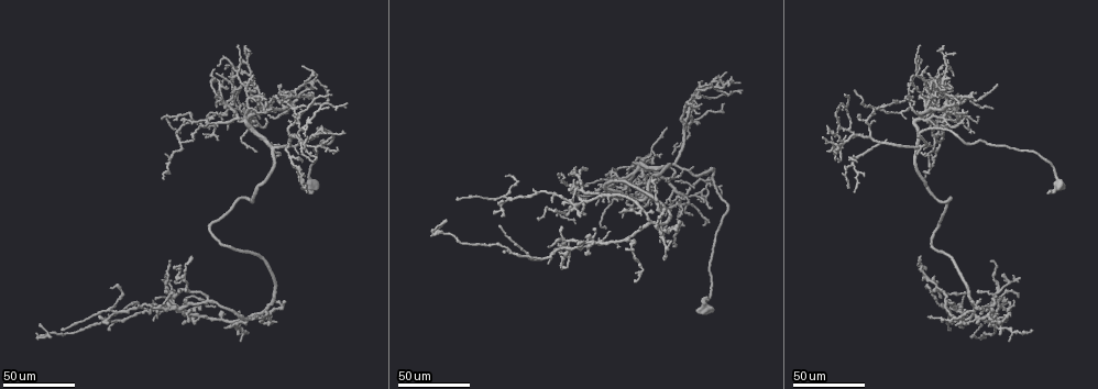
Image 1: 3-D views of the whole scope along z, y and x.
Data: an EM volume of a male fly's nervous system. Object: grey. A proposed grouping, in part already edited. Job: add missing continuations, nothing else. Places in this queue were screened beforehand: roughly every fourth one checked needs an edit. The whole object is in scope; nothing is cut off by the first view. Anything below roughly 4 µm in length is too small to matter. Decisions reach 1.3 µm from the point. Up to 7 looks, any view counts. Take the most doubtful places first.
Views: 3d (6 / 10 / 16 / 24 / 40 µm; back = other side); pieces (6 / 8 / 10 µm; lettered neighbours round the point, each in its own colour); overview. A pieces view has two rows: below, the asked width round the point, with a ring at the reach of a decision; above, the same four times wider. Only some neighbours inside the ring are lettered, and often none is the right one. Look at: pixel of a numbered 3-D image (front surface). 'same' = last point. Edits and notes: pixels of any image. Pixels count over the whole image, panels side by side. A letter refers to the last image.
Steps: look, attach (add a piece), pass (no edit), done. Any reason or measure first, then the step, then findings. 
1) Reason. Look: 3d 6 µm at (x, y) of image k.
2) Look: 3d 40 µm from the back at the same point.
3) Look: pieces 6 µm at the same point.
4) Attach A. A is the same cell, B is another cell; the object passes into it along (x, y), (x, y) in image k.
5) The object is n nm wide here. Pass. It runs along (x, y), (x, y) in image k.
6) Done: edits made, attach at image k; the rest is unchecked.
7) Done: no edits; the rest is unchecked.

Long arm stops here. Look: 3d 40 µm at (257, 102) of image 1.

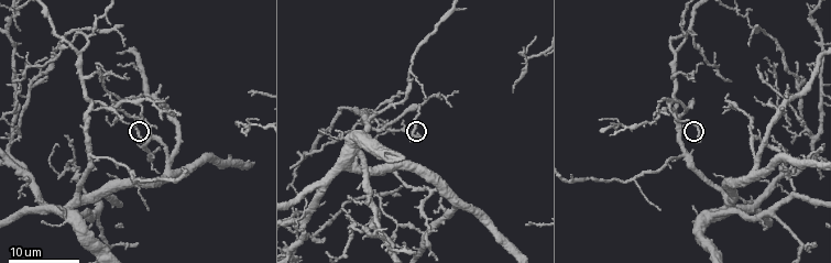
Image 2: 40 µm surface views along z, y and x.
Look: pieces 8 µm at (140, 140) of image 2.

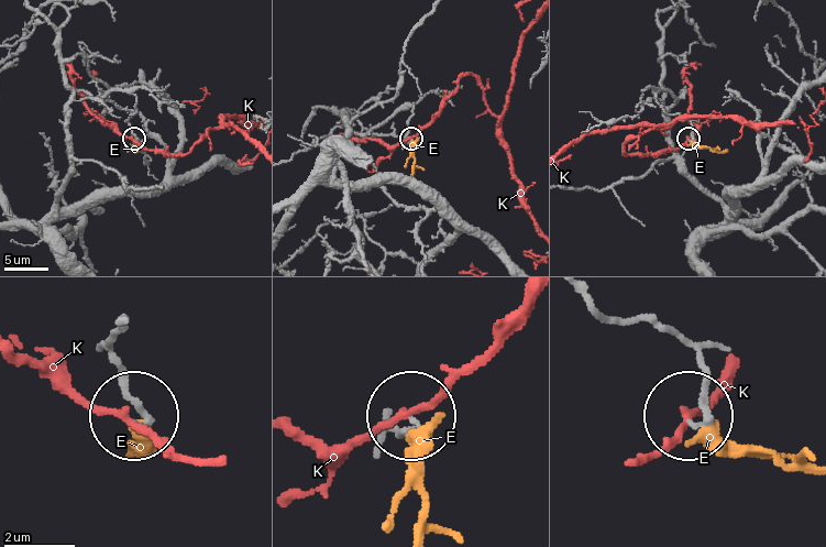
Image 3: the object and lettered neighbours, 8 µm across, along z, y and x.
The object is 210 nm wide here. Pass. E and K are other cells; it runs along (123, 316), (114, 360), (134, 419) in image 3; no lettered piece goes on from it.

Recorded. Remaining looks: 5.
Long arm stops here. Look: 3d 24 µm at (978, 118) of image 1.

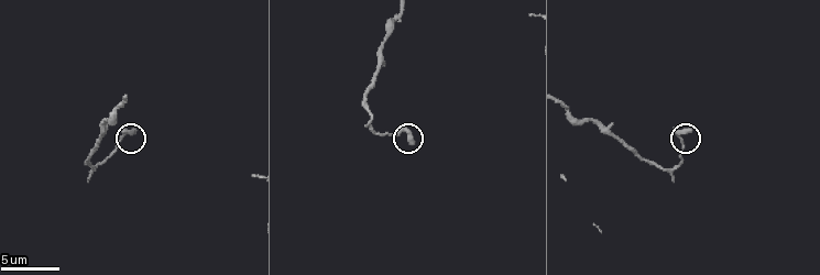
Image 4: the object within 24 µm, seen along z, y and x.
Look: pieces 6 µm at (689, 128) of image 4.

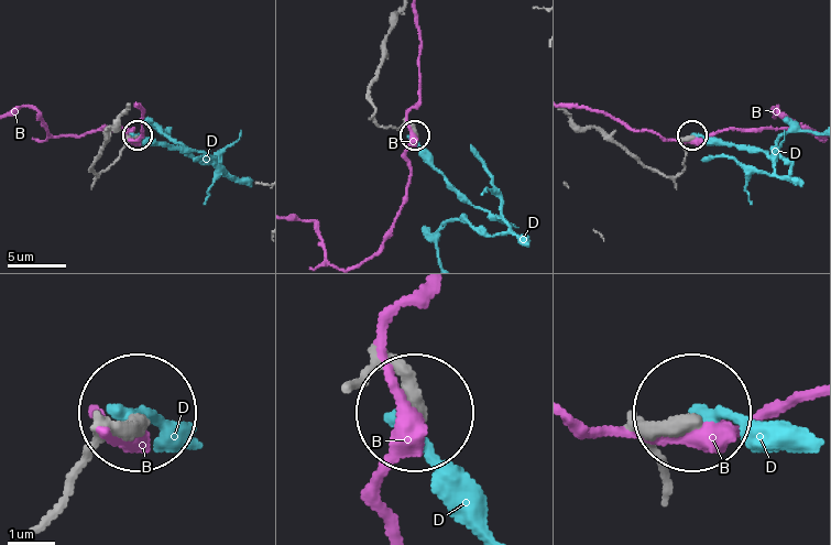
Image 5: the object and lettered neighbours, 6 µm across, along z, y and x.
Pass. B and D are other cells; it runs along (352, 382), (387, 374), (407, 413) in image 5; no lettered piece goes on from it.

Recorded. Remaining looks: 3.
An open end. Look: 3d 40 µm at (217, 74) of image 1.

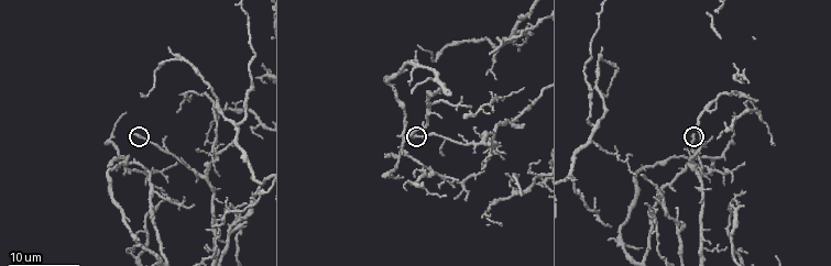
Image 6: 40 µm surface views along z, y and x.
Look: pieces 10 µm at (133, 132) of image 6.

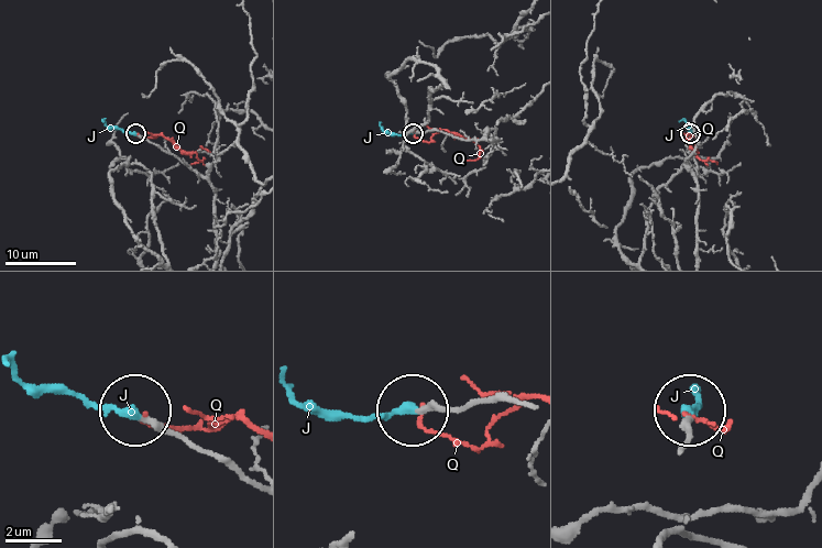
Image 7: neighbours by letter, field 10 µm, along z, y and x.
Attach J. J is the same cell, Q is another cell; the object passes into it along (683, 450), (694, 396) in image 7; it goes on there.

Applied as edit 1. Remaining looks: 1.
Done: edits made, attach at image 7; the rest is unchecked.

